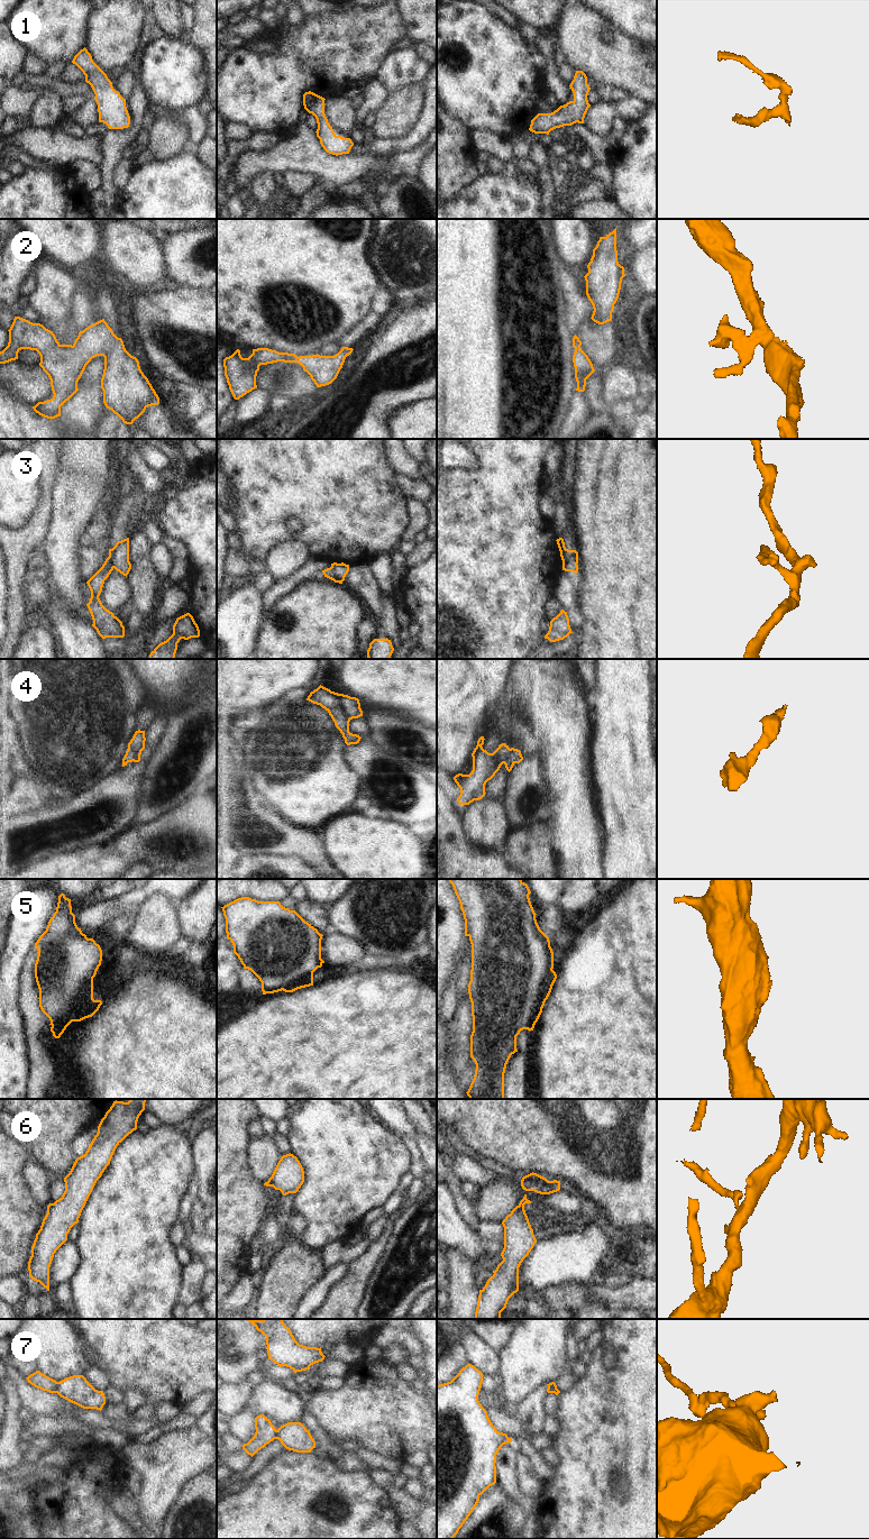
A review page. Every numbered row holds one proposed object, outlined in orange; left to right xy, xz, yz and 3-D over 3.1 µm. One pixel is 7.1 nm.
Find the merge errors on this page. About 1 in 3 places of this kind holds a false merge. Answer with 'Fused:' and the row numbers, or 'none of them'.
Fused: 3, 6, 7

